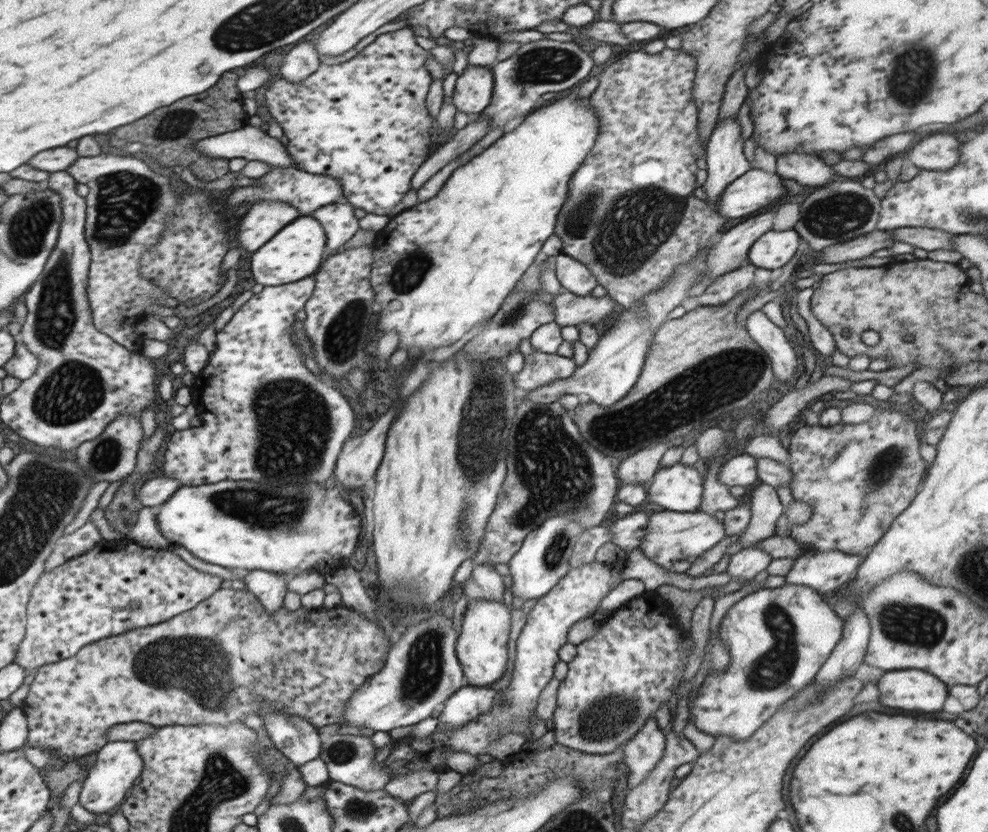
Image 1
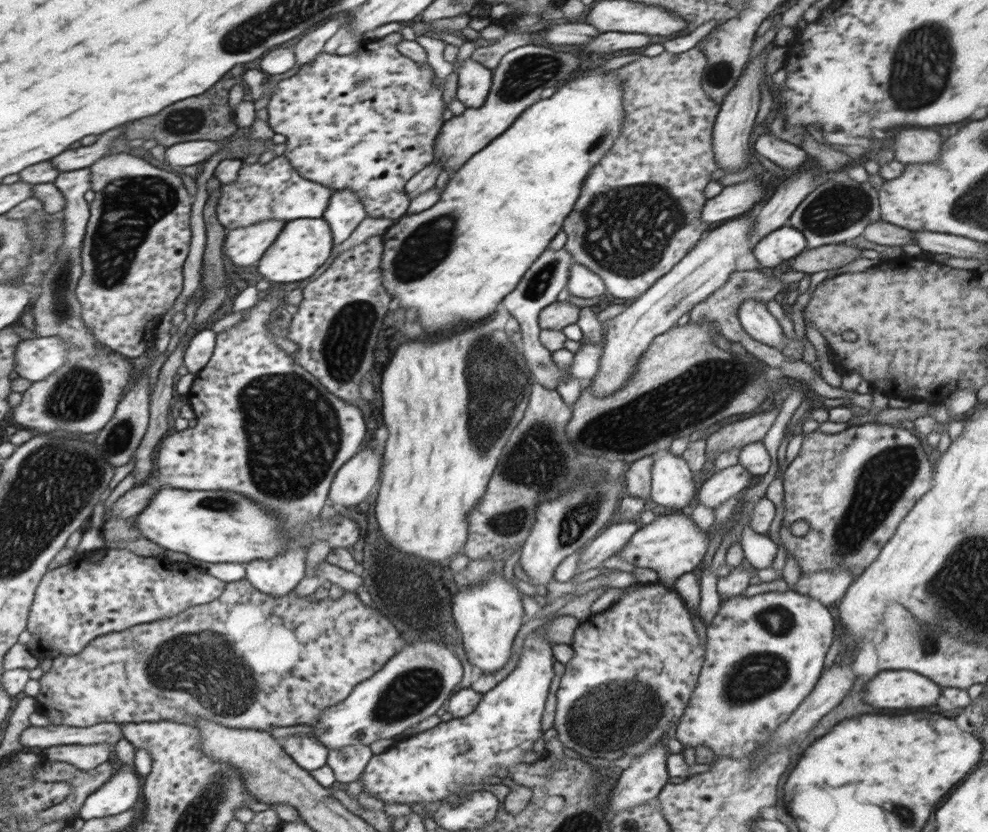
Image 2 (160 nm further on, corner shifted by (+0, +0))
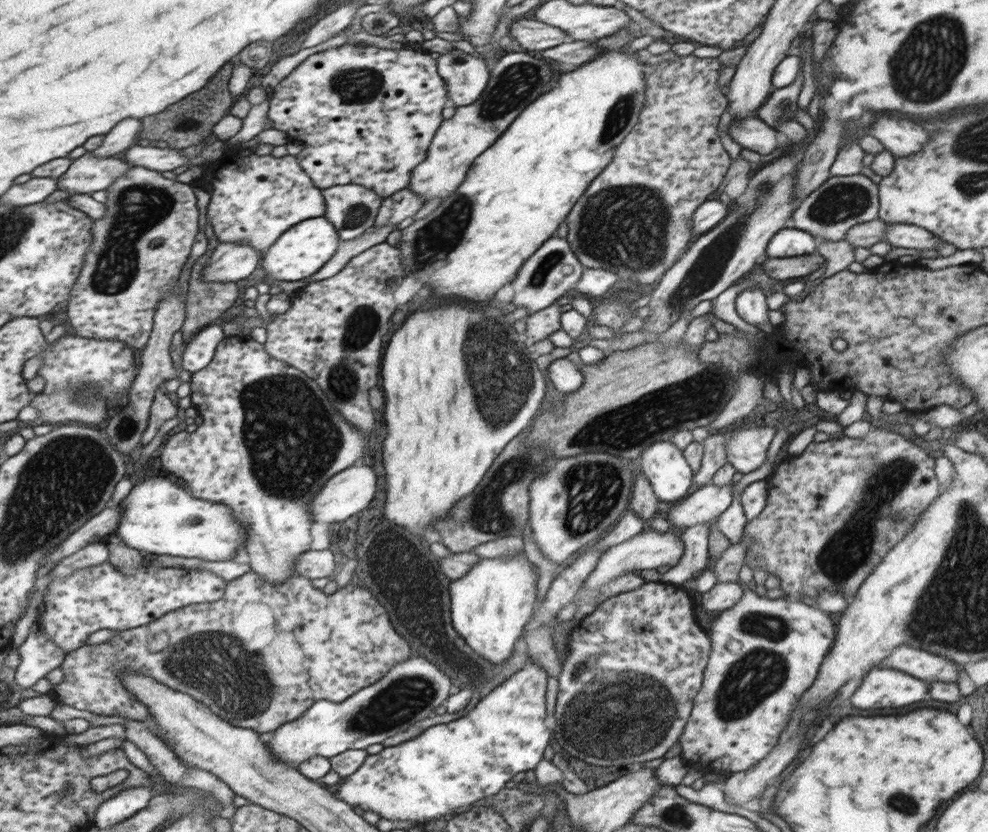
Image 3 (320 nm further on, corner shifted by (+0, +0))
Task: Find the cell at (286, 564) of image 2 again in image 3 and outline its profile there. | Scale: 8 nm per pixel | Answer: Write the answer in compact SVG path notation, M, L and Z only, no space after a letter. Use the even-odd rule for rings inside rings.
M249 335L244 337L225 336L224 340L218 344L218 348L216 348L216 352L212 357L212 362L206 368L192 373L189 382L191 386L189 396L204 423L192 434L182 433L171 436L165 444L164 451L160 454L160 458L162 458L160 462L168 470L170 476L178 481L181 487L188 491L190 495L229 506L233 517L245 526L245 533L247 534L243 549L246 555L245 561L250 564L252 571L258 574L262 580L274 583L277 586L278 583L283 583L286 579L296 574L295 570L293 570L296 558L300 558L304 552L310 551L310 544L314 540L310 535L310 528L314 523L311 512L309 512L311 500L326 485L326 482L329 481L328 478L332 478L334 474L339 474L342 470L346 470L346 468L358 462L358 458L362 456L362 448L366 446L366 435L362 438L362 432L354 430L350 424L344 422L344 418L340 418L340 414L334 410L334 406L324 396L324 392L320 390L318 383L314 379L304 374L301 370L287 365L281 360L272 358L265 351L265 346L251 339Z

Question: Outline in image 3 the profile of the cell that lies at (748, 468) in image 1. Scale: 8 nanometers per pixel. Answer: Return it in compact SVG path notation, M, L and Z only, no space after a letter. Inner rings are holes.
M732 482L726 487L718 487L714 484L700 487L668 512L668 516L665 516L667 522L679 531L697 524L709 524L713 518L718 518L730 506L733 485Z

